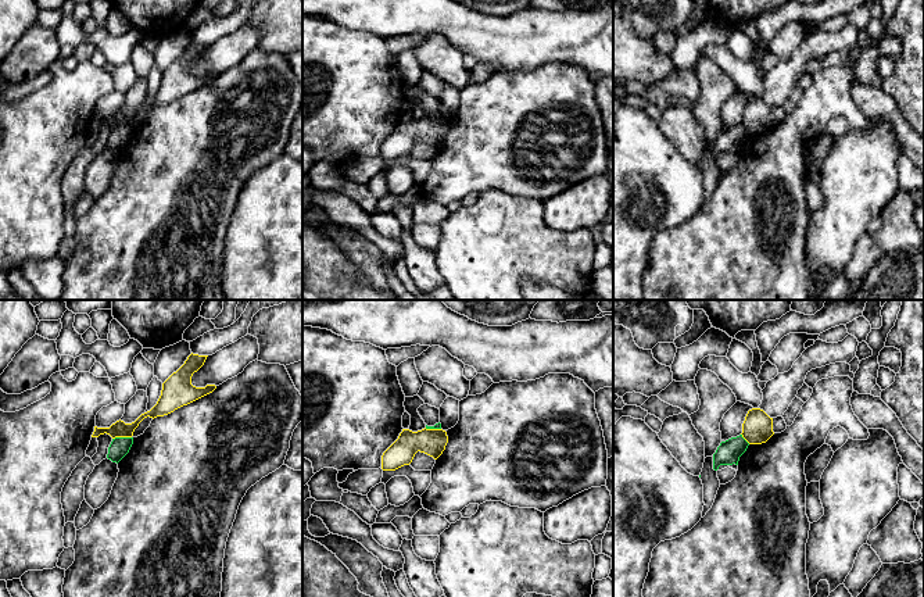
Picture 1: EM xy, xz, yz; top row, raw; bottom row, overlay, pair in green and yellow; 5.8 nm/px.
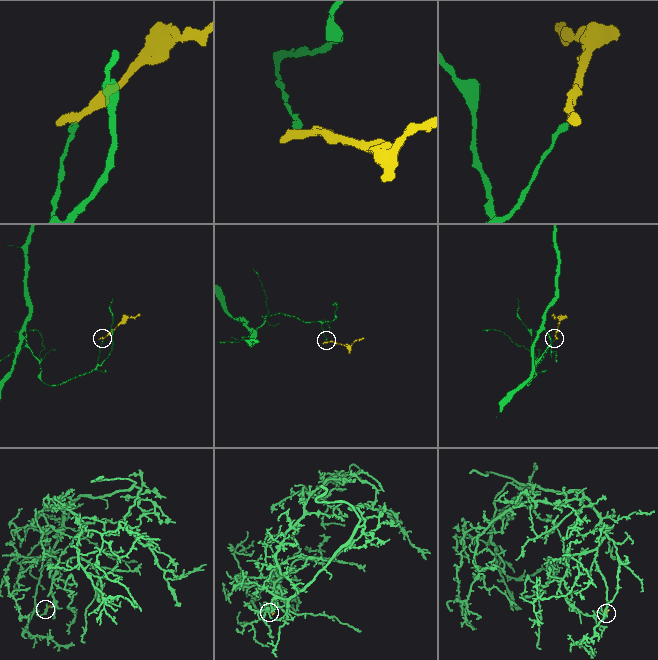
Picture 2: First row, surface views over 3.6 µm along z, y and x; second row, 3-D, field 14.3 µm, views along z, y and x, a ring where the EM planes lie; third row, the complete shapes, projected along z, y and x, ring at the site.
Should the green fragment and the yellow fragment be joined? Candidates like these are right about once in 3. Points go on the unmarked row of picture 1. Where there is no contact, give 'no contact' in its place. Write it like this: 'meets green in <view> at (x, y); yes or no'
meets green in xy at (121, 127); no

